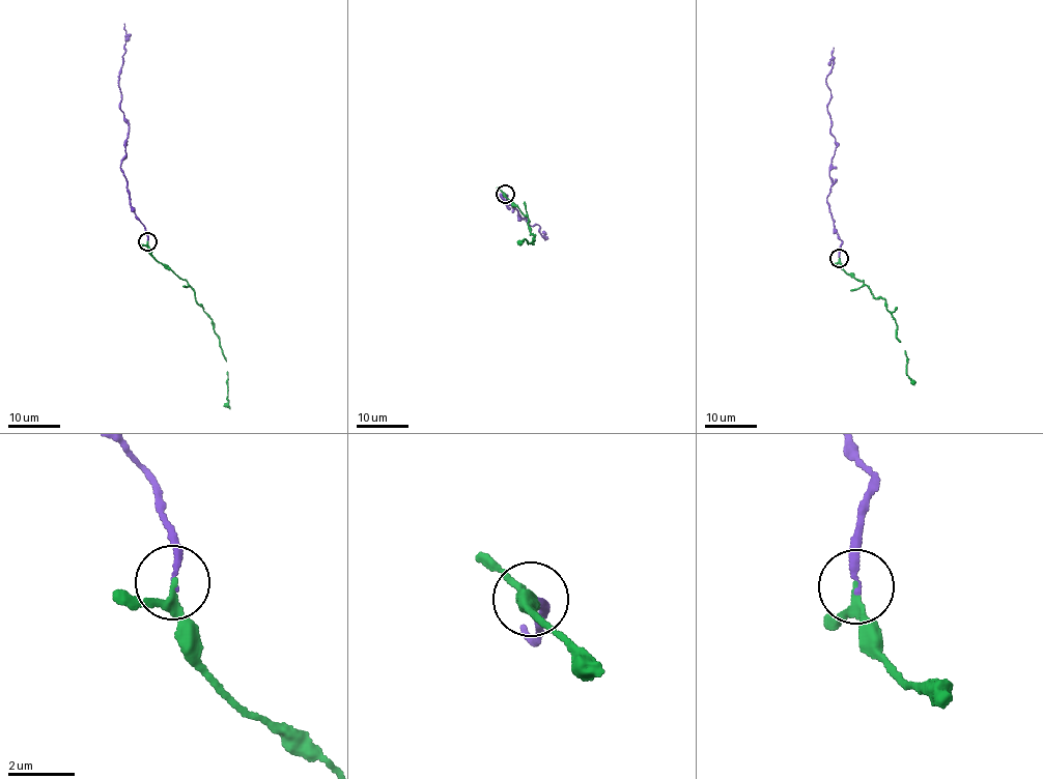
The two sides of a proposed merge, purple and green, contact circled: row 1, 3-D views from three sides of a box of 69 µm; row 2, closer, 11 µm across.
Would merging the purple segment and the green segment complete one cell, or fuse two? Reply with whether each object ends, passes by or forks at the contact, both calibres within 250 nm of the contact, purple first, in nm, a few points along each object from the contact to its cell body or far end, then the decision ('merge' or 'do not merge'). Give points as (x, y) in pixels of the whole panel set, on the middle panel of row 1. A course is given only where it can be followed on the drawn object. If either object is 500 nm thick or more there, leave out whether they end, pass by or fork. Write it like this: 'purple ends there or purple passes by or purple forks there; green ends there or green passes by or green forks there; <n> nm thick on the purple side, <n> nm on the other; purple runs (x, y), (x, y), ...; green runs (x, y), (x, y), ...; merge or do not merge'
purple ends there; green passes by; 180 nm thick on the purple side, 170 nm on the other; purple runs (505, 194), (502, 199), (519, 219), (540, 227), (544, 239); green runs (505, 194), (527, 215), (529, 234), (535, 235), (533, 241), (529, 243), (524, 238), (522, 243); merge

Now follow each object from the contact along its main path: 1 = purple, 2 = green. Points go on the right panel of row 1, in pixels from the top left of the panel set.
1: (839, 258), (841, 241), (826, 196), (836, 148), (827, 112), (830, 91), (826, 84), (834, 48)
2: (839, 258), (841, 267), (863, 282), (875, 298), (885, 300), (907, 358), (907, 376), (914, 385)

